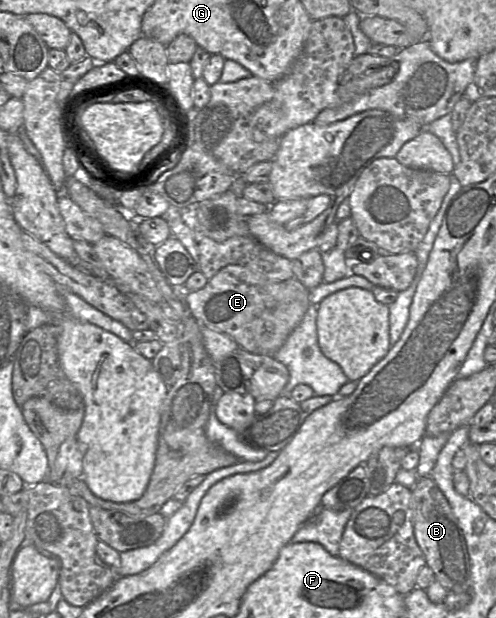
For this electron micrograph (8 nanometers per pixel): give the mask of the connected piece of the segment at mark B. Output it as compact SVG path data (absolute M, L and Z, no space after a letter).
M430 476L419 478L410 490L415 539L424 554L426 565L433 570L434 579L449 593L470 595L470 559L466 541L448 500Z

